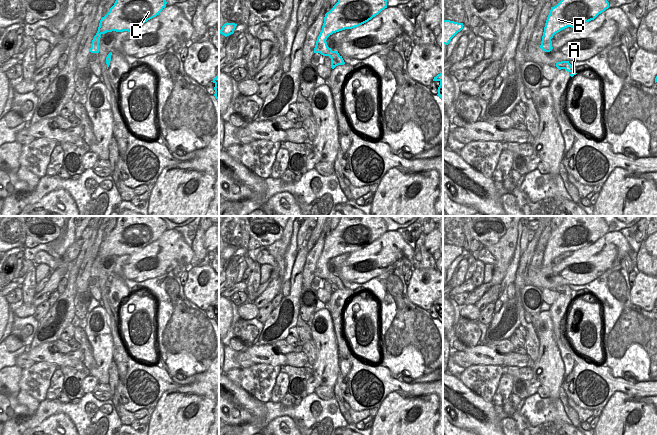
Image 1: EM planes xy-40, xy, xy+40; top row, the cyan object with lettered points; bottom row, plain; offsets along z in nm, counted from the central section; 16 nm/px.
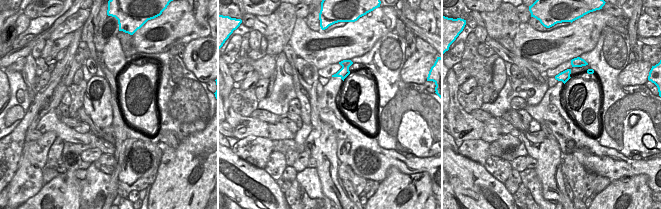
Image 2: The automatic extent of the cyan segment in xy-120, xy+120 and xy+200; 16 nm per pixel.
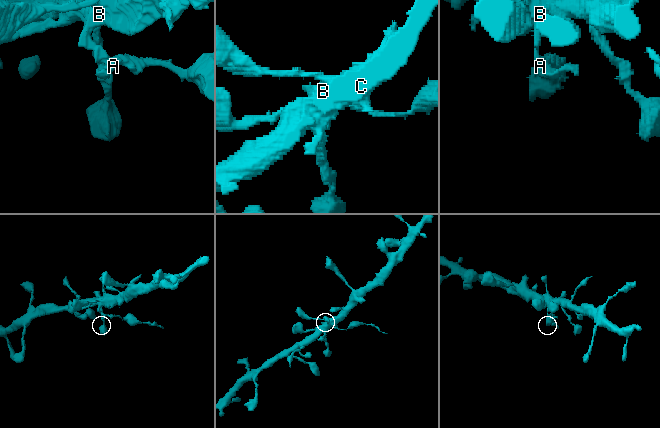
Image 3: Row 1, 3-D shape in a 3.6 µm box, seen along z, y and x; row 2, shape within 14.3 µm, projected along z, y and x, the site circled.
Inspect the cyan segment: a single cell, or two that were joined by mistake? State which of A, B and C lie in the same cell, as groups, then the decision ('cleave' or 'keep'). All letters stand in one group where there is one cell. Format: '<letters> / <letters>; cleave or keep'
A / B C; cleave

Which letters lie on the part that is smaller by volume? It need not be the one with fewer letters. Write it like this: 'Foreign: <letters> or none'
Foreign: A

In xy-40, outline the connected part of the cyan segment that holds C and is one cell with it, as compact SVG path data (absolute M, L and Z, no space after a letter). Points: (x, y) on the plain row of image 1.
M117 216L114 229L101 242L90 276L99 277L99 265L107 256L123 256L140 251L166 231L166 222L158 216Z

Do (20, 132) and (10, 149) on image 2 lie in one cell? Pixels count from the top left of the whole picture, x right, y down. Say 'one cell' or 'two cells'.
one cell

